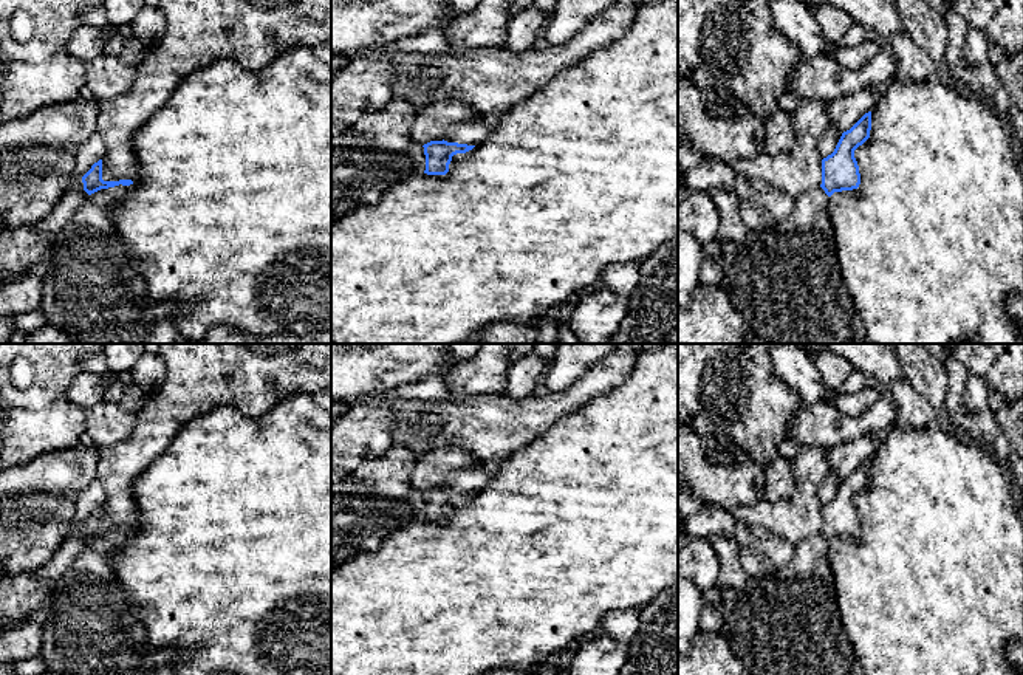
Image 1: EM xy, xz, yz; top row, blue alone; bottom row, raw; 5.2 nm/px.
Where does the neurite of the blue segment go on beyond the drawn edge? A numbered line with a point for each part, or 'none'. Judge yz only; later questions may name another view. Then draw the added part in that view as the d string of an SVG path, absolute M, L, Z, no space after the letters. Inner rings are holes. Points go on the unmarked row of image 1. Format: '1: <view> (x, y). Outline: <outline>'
1: yz (788, 623). Outline: M817 534L800 542L794 559L778 573L749 577L741 588L720 585L721 635L749 675L865 675L840 621L828 551L830 543Z

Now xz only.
1: xz (474, 479). Outline: M491 464L475 466L449 475L444 488L458 489L467 492L477 492L492 477L494 471Z

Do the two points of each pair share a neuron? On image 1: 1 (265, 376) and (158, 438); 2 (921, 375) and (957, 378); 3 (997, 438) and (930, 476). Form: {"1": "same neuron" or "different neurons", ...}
{"1": "same neuron", "2": "different neurons", "3": "different neurons"}

